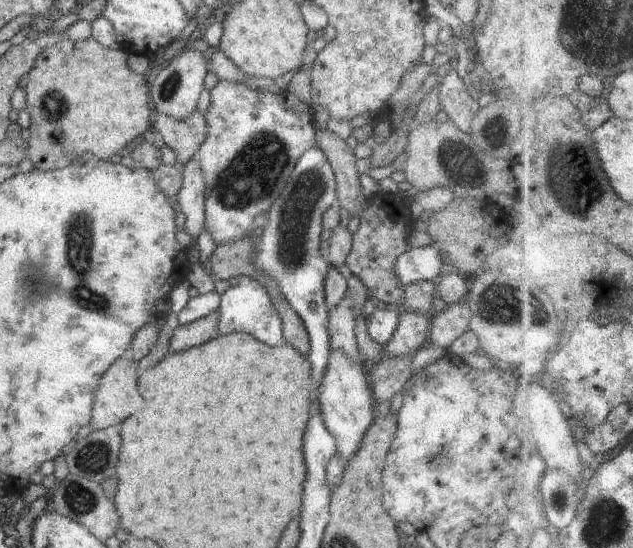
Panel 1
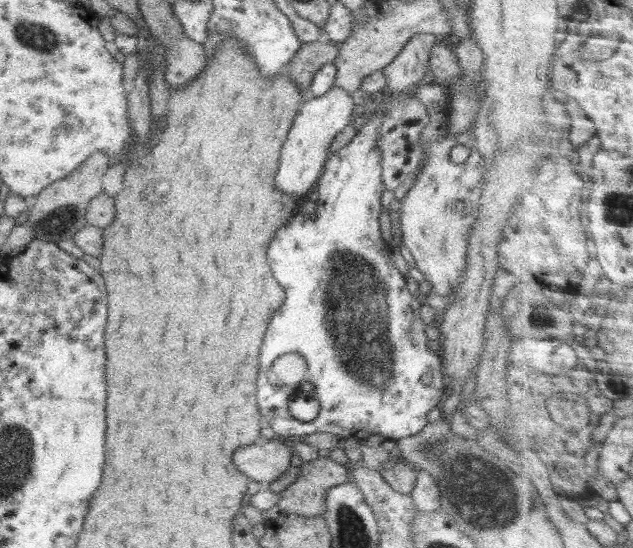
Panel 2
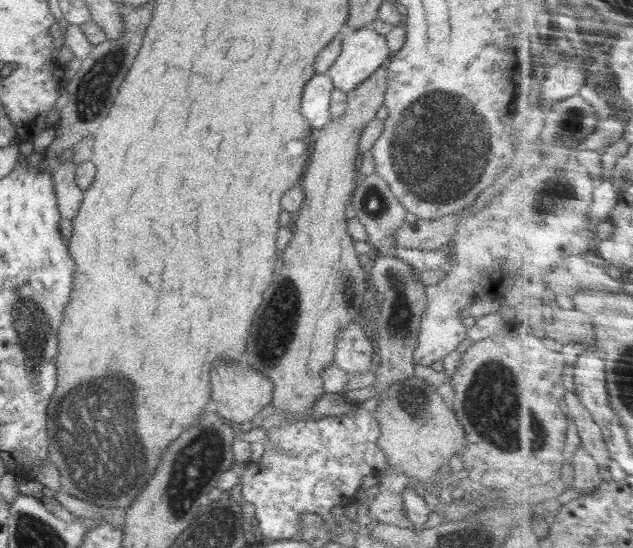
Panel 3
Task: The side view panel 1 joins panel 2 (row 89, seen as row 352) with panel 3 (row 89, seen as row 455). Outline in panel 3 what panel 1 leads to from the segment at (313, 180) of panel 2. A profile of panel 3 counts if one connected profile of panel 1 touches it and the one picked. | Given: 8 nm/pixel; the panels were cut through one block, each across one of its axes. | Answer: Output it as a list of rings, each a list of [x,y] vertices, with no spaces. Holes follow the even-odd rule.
[[[369,26],[352,29],[350,34],[343,36],[341,52],[326,73],[332,79],[335,88],[348,94],[350,90],[354,90],[358,84],[362,84],[375,70],[378,70],[384,64],[384,60],[392,56],[392,53],[386,45],[385,37]]]

